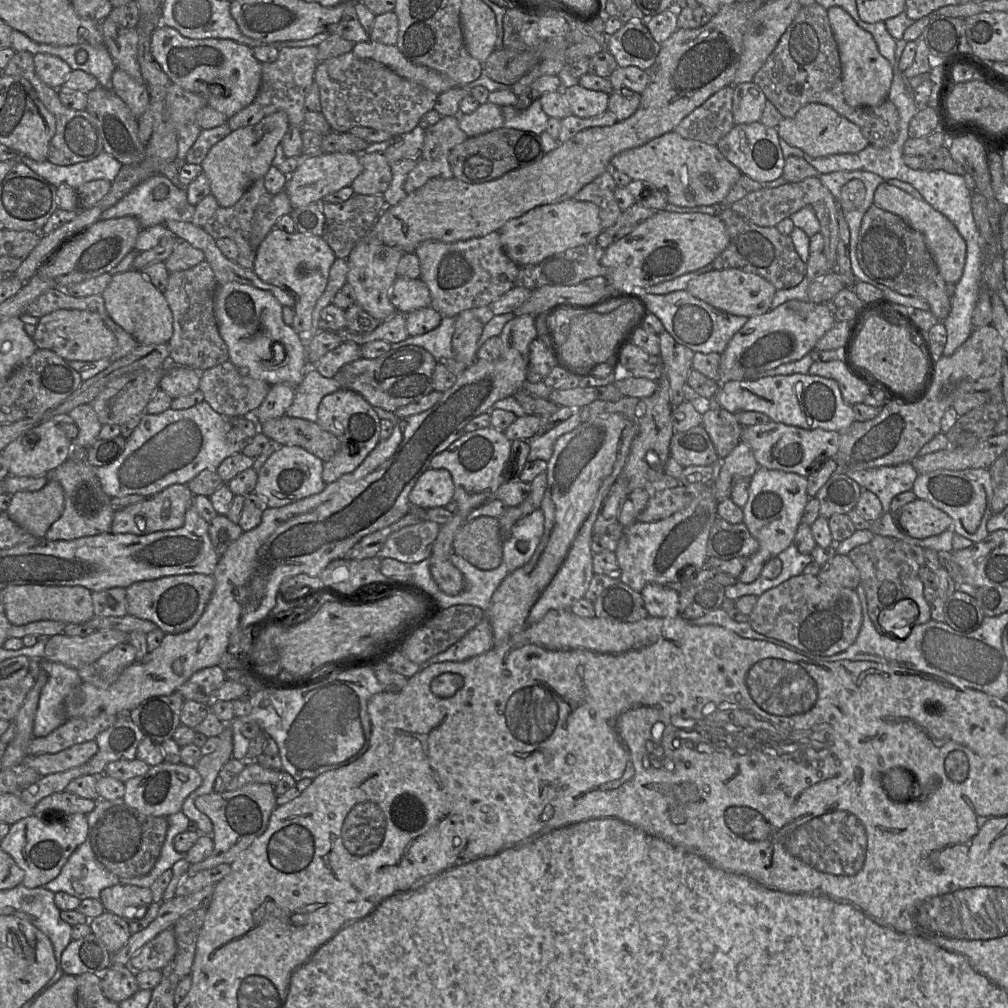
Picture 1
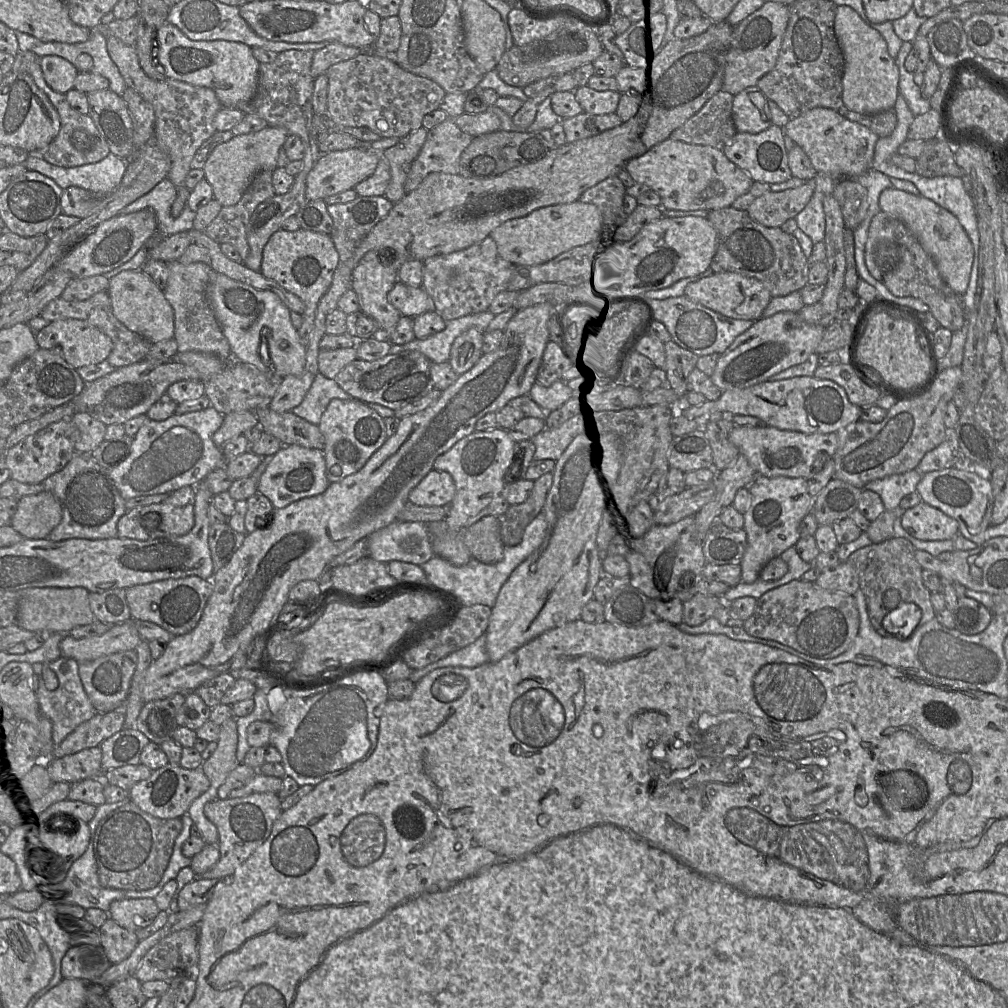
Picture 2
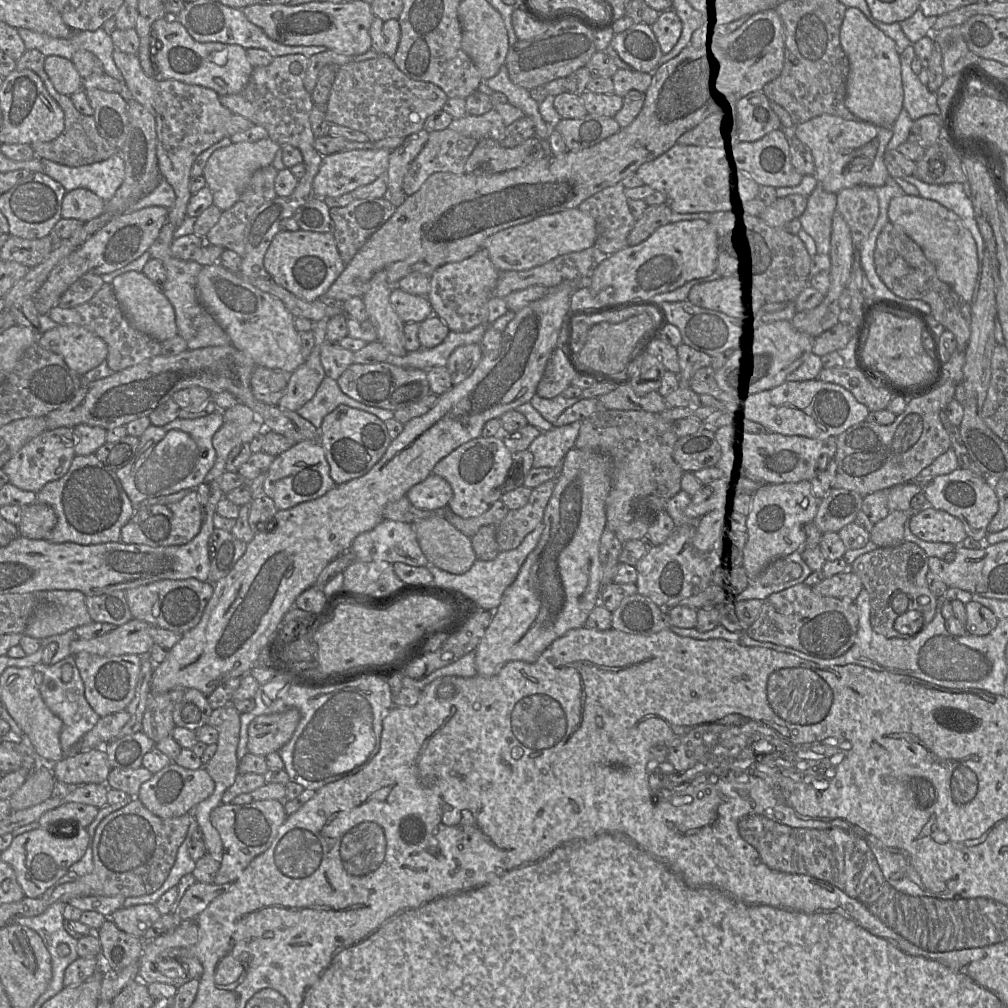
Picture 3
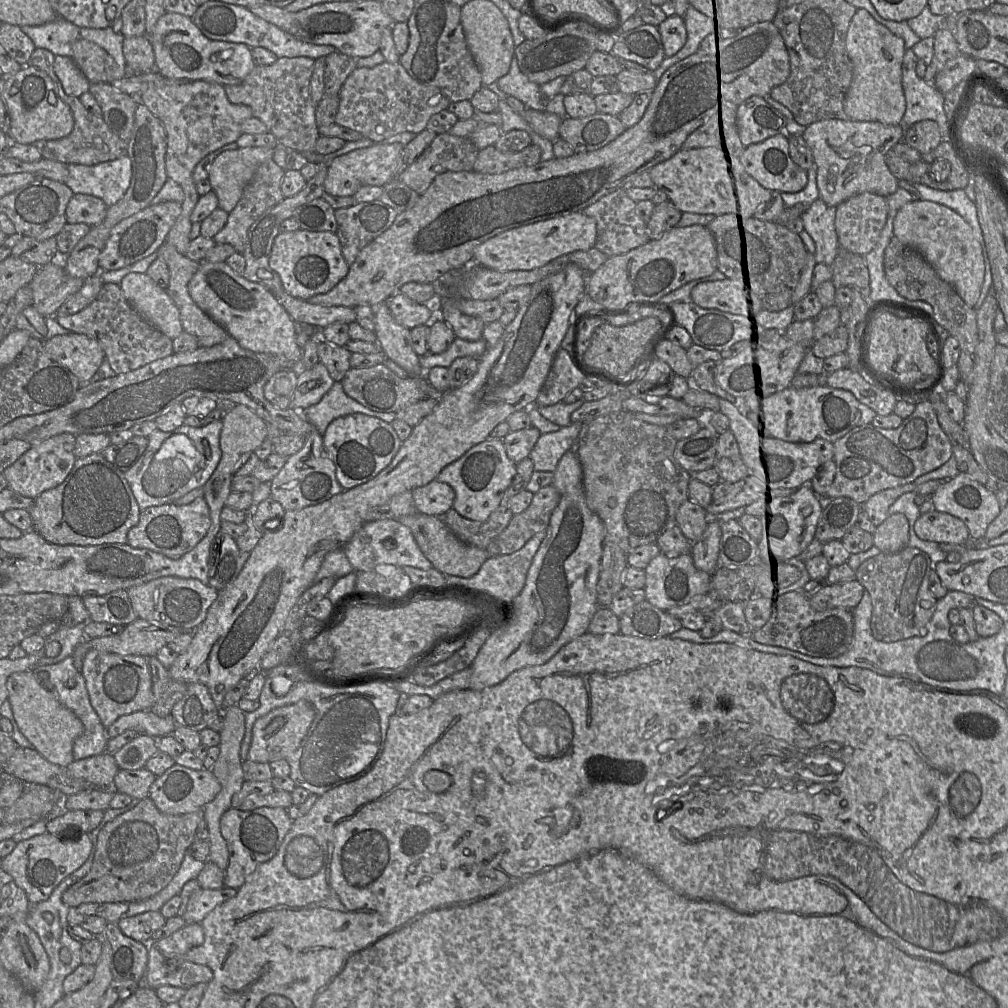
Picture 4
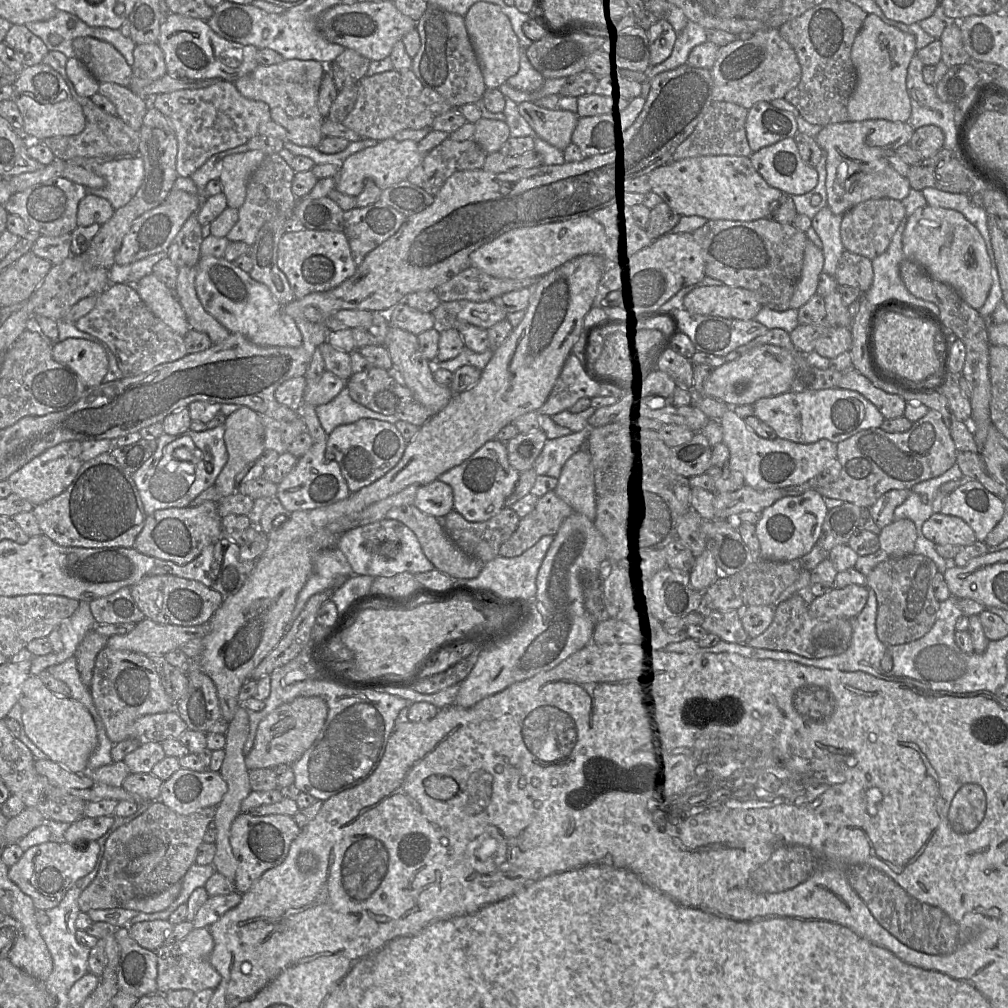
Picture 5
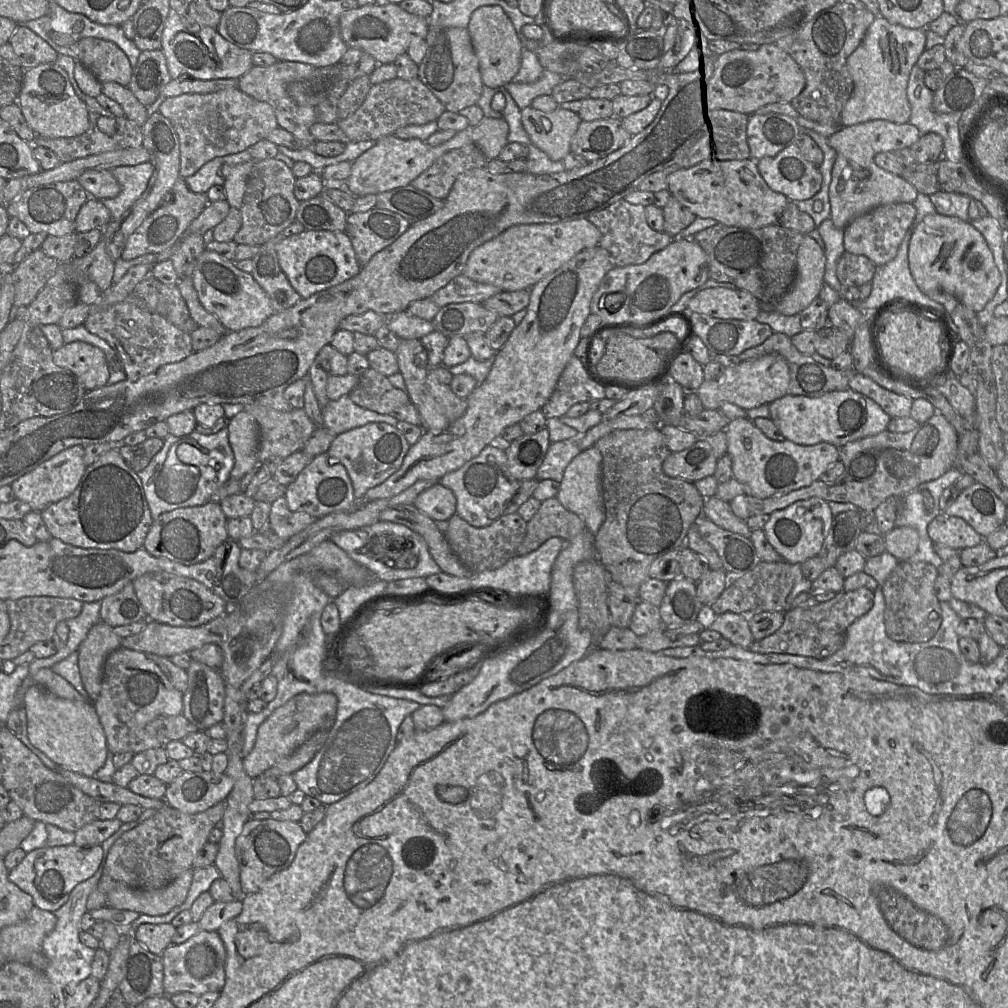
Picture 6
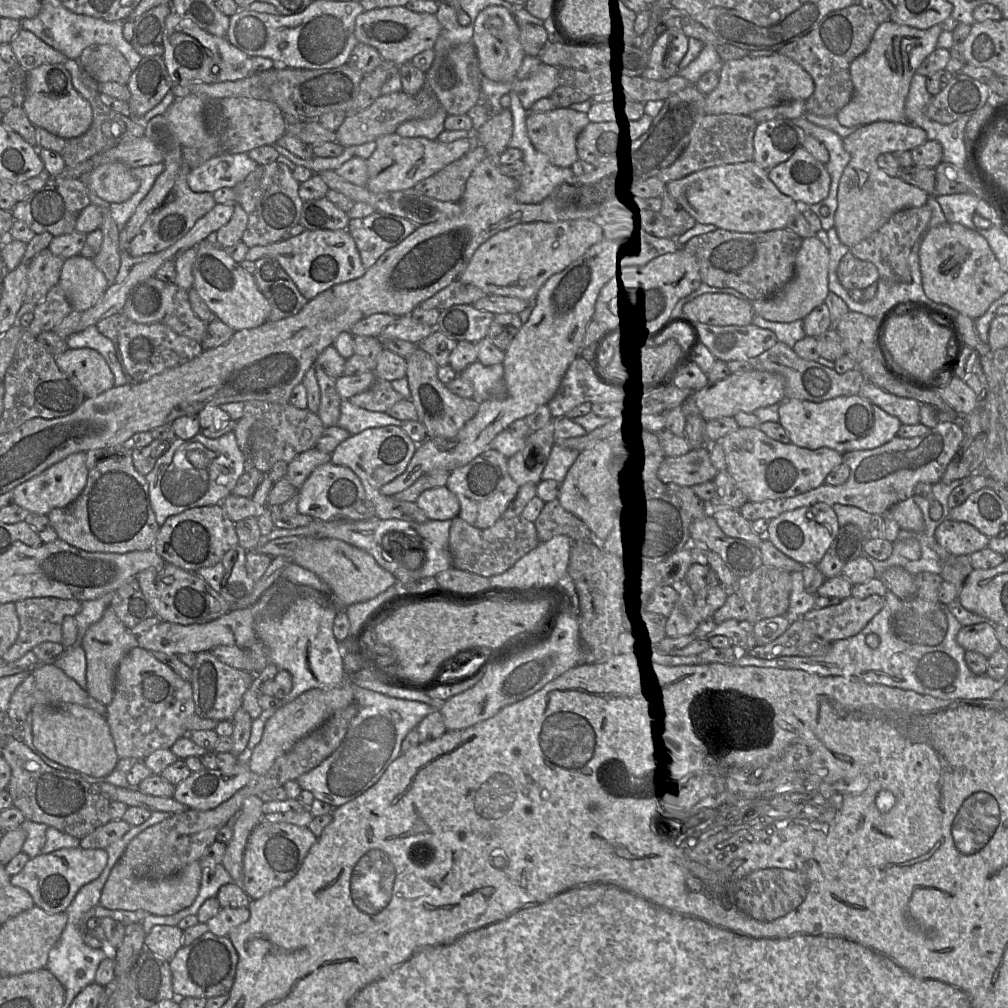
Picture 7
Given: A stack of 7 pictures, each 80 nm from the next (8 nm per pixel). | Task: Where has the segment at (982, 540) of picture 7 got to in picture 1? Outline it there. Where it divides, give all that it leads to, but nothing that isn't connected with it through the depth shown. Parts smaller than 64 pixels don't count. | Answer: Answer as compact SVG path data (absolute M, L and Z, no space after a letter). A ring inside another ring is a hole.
M923 499L904 505L894 514L894 521L903 534L916 539L936 536L952 527L951 517Z

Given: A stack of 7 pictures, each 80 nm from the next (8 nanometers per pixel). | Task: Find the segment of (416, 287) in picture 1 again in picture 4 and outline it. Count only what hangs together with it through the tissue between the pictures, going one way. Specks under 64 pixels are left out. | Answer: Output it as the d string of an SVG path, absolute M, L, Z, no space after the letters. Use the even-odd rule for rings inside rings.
M401 292L390 296L386 303L394 320L408 329L421 325L428 326L435 318L434 307L417 303Z

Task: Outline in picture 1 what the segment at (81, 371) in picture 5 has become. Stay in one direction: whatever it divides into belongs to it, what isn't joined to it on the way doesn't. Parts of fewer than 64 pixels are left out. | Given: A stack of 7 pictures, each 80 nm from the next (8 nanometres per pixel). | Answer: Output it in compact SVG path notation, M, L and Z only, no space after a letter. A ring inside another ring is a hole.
M60 309L39 318L33 340L38 349L55 352L66 361L97 361L109 359L117 347L115 335L93 312L78 309Z

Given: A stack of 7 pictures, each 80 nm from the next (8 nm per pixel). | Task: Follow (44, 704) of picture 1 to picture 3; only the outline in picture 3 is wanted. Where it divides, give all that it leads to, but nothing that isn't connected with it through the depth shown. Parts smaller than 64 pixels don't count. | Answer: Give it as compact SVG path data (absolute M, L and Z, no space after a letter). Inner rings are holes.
M69 655L53 665L39 663L39 665L34 666L33 669L37 674L39 674L38 671L43 674L43 682L39 685L39 690L44 702L63 722L60 733L60 745L64 752L64 757L74 756L79 753L76 752L76 743L85 733L91 730L100 719L100 716L92 709L85 697L85 686L75 657ZM65 664L70 664L73 668L72 679L68 682L62 681L62 667Z

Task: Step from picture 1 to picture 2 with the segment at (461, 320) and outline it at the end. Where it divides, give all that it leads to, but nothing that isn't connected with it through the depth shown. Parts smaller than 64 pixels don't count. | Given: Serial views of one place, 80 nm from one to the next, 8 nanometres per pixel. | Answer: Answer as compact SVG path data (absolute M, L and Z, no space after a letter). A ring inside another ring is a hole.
M470 328L452 343L448 362L458 376L470 370L482 356L483 334Z

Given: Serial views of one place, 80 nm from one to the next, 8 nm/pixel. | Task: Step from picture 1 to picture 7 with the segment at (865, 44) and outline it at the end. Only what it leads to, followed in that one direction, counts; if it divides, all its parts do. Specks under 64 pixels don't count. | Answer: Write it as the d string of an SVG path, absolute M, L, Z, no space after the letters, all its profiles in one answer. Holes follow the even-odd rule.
M892 21L878 25L867 50L850 64L853 96L837 114L844 127L867 125L877 121L909 123L905 115L905 103L913 75L923 60L937 48L942 32L940 25L917 29Z

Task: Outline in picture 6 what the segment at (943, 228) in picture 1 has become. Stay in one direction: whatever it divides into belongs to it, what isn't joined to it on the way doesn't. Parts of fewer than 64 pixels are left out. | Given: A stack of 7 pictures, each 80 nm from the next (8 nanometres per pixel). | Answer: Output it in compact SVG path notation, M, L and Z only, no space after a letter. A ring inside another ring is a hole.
M939 213L926 215L914 225L908 244L908 264L923 293L946 292L976 313L994 297L1002 280L983 235L958 217Z

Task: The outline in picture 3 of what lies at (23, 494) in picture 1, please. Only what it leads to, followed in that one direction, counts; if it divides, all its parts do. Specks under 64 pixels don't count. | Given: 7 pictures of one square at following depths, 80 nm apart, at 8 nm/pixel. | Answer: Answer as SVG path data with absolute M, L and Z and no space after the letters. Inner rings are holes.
M35 502L22 507L22 517L17 525L19 536L29 539L46 539L57 523L54 510L46 505Z

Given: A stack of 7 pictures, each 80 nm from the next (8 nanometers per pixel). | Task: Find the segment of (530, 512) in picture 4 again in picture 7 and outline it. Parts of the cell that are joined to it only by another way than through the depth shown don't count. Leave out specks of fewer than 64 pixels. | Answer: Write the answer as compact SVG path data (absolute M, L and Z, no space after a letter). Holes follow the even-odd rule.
M558 499L545 503L534 525L540 543L558 535L564 535L572 542L593 541L593 535L586 524L566 511Z

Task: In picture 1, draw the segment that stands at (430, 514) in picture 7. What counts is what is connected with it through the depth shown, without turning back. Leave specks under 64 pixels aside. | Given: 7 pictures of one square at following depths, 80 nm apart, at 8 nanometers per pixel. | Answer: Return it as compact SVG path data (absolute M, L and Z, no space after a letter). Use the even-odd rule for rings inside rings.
M429 468L416 481L408 499L416 507L445 507L453 500L454 491L454 482L448 470Z

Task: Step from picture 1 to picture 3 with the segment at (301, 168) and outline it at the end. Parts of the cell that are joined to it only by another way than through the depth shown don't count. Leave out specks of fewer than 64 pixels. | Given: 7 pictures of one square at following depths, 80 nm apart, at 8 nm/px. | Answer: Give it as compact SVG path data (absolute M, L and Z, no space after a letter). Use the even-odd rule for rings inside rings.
M387 148L354 149L323 156L320 168L313 179L315 198L338 197L351 193L359 186L373 182L380 175L386 173L390 152L391 150Z

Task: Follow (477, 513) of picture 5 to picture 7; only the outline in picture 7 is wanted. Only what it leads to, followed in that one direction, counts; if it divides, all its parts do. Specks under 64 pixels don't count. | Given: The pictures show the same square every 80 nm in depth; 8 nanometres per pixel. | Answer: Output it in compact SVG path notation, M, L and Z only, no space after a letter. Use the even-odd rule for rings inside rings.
M491 448L463 467L453 470L445 486L459 501L458 517L478 529L493 526L502 517L519 489L518 484L508 473L507 458Z

